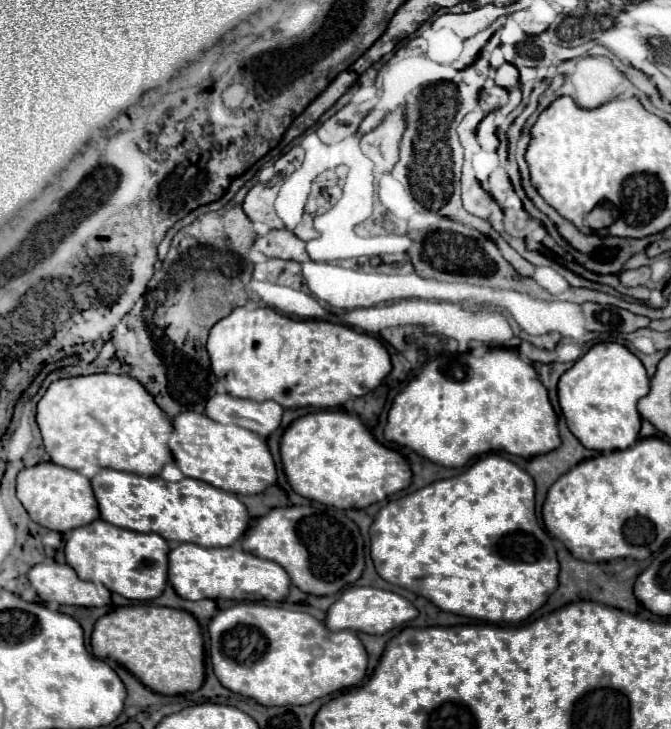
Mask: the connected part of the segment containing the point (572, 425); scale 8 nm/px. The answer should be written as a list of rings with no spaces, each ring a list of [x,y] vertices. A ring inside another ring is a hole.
[[[597,343],[559,379],[559,405],[571,433],[593,451],[615,451],[635,445],[641,429],[637,401],[649,393],[649,377],[625,345]]]

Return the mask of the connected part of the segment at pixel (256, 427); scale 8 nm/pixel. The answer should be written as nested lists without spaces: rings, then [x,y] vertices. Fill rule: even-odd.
[[[229,393],[213,395],[207,401],[207,417],[223,425],[239,425],[267,439],[281,425],[283,407],[275,401],[251,401],[239,399]]]

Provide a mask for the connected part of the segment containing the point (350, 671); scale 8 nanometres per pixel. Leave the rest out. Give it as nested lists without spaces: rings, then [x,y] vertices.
[[[235,603],[211,619],[209,639],[213,671],[221,685],[233,693],[251,697],[265,707],[307,705],[319,697],[359,685],[367,671],[367,651],[355,631],[333,633],[309,613],[289,611],[283,607],[263,603]]]

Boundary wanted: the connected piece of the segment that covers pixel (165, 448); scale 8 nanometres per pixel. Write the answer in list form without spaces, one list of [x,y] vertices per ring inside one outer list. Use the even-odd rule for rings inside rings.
[[[95,373],[53,381],[37,405],[37,425],[43,435],[45,451],[51,455],[51,462],[61,467],[79,471],[89,461],[99,467],[137,473],[143,477],[157,477],[167,463],[173,463],[173,453],[169,447],[169,439],[175,433],[173,421],[167,419],[153,395],[129,375]]]

